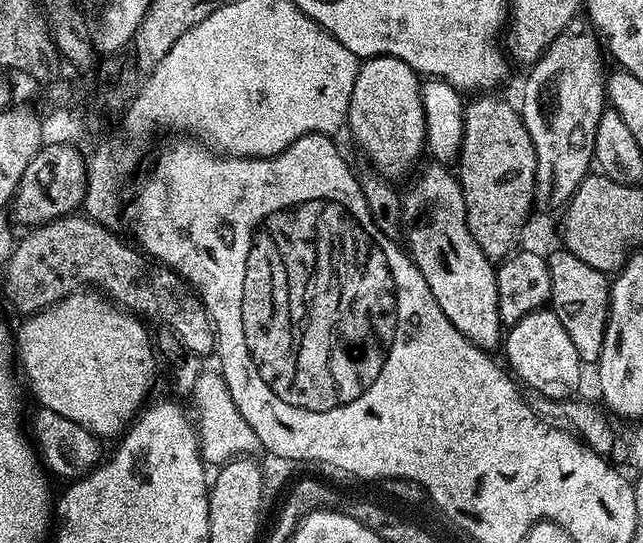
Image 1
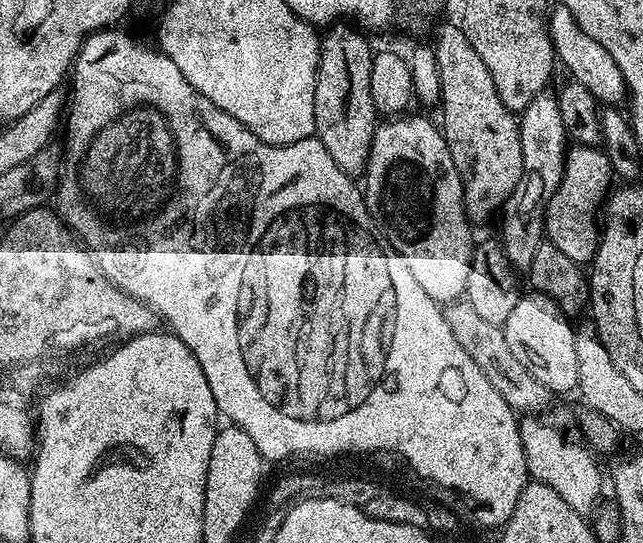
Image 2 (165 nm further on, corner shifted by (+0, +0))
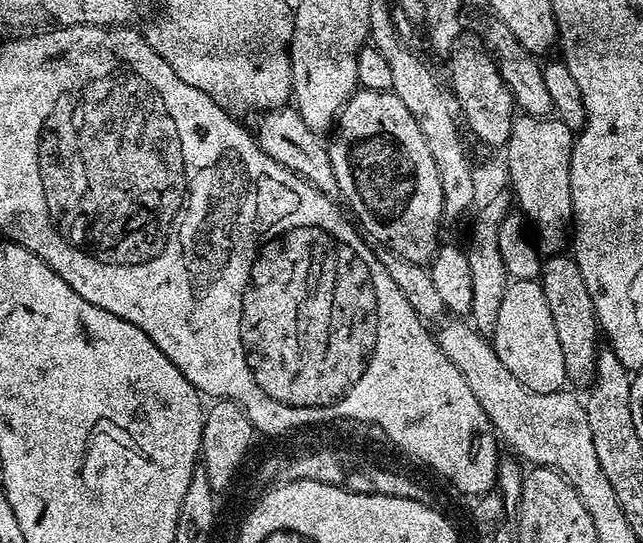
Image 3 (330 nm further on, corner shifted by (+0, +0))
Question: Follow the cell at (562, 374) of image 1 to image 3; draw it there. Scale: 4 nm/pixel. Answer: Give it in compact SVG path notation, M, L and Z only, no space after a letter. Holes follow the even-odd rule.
M512 280L502 297L497 324L490 343L502 366L530 390L538 394L559 392L565 387L568 375L566 361L562 359L562 346L554 330L554 314L546 302L544 286L540 280Z

